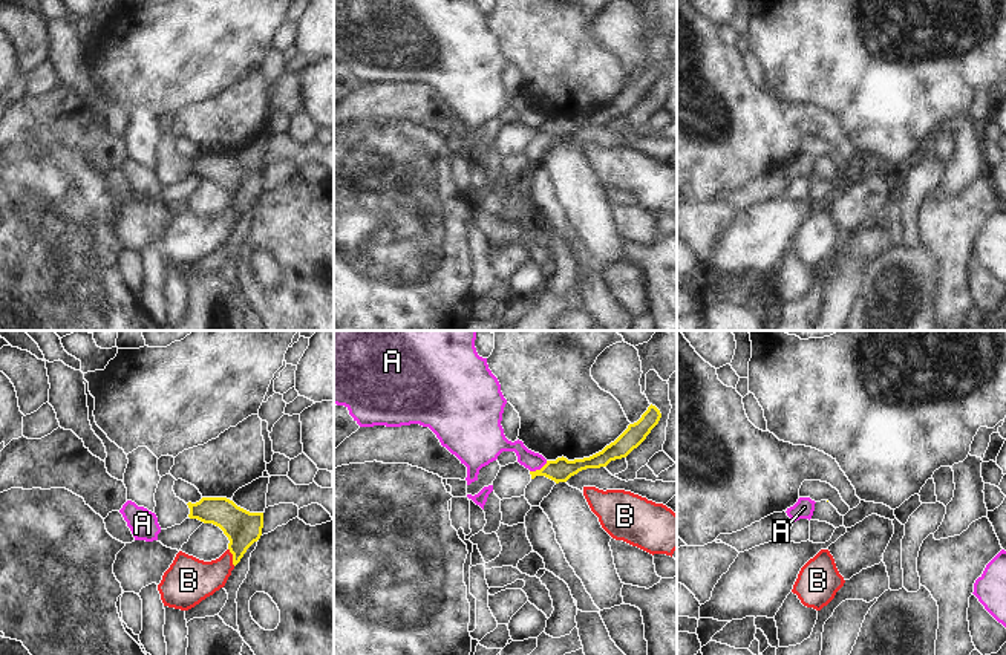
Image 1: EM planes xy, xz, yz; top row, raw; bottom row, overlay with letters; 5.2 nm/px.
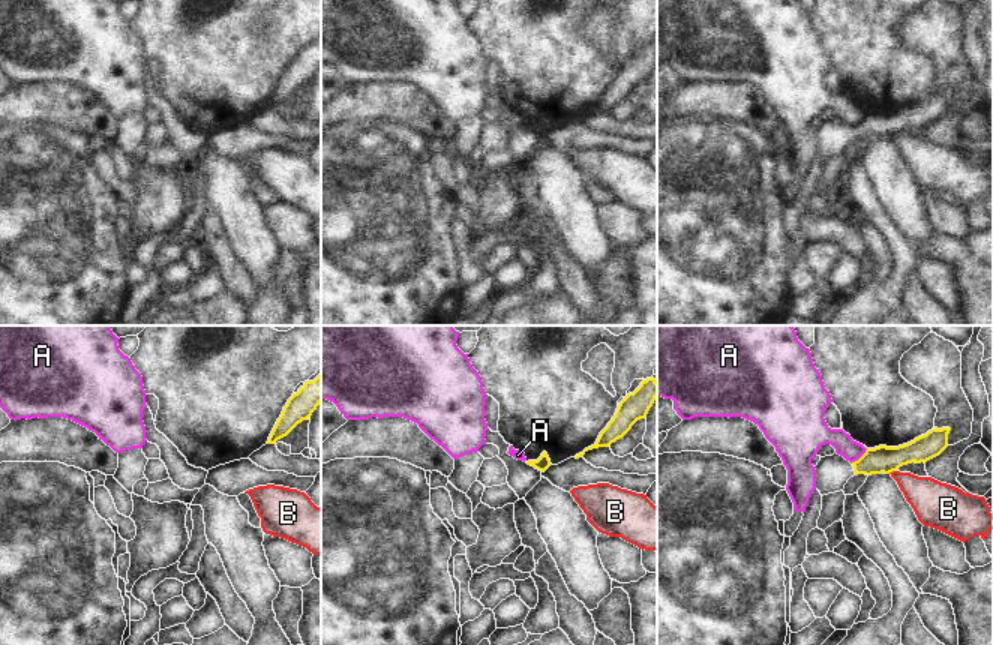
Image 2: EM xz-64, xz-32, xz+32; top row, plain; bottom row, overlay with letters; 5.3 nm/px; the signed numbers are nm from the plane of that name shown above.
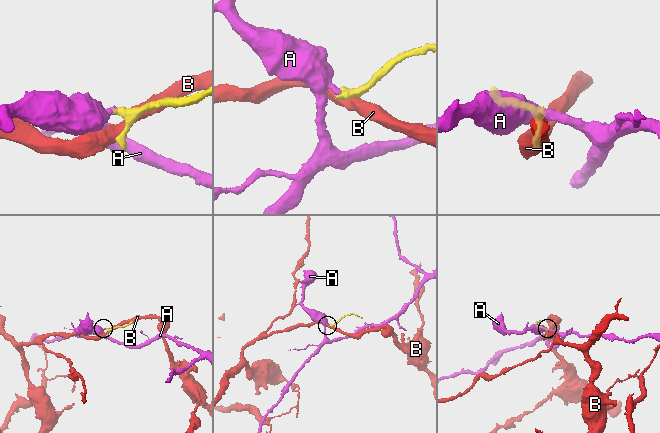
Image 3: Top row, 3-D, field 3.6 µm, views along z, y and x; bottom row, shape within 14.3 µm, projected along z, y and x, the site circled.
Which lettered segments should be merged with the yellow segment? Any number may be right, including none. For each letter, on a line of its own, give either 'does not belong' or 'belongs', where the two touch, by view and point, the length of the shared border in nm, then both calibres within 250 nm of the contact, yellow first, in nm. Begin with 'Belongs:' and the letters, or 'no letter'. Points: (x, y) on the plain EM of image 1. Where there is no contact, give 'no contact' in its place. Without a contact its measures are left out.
Belongs: no letter
A: does not belong | xz (538, 127) | 110 nm | 120/100 nm
B: does not belong | xy (233, 215) | 100 nm | 190/240 nm

